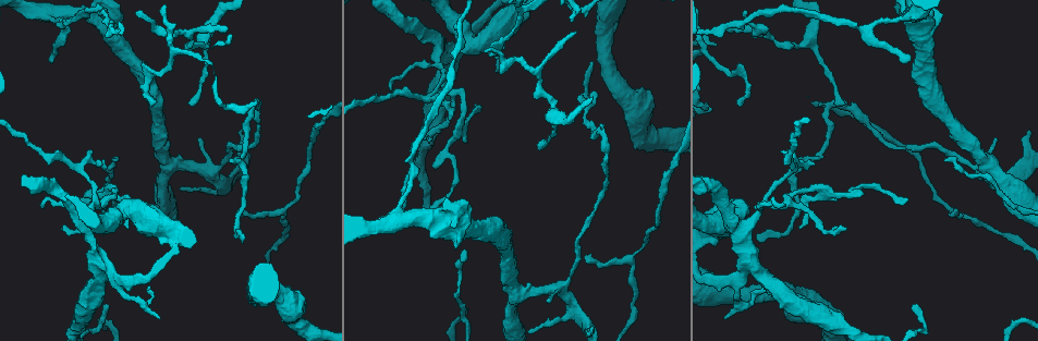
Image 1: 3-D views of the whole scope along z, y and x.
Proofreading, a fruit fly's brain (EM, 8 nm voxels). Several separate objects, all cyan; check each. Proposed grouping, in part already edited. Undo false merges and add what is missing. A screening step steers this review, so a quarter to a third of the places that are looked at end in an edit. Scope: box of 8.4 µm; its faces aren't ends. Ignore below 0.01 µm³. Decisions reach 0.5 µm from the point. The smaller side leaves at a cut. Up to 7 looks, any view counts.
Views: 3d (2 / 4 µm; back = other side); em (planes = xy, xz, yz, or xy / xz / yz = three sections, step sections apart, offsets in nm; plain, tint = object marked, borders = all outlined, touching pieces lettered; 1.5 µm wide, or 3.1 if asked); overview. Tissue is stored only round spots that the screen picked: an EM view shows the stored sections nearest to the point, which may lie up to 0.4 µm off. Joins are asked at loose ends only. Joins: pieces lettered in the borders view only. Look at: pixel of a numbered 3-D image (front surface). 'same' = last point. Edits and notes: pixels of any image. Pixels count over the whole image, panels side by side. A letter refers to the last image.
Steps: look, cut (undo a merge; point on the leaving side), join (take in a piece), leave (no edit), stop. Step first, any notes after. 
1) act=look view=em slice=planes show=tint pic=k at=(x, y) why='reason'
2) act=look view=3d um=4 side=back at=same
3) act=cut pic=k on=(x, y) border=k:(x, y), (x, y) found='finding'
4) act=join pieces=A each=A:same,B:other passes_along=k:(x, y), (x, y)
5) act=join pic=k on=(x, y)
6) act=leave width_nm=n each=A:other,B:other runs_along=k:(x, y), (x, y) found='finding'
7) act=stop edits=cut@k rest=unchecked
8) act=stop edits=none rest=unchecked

act=look view=3d um=4 pic=1 at=(811, 35) why='three arms meet'

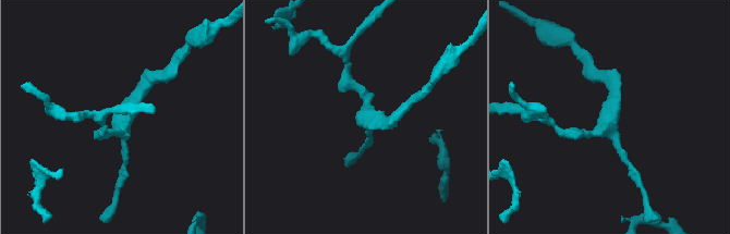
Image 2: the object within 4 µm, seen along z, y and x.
act=look view=em slice=xz step=4 show=tint pic=2 at=(122, 121) why='now the EM'

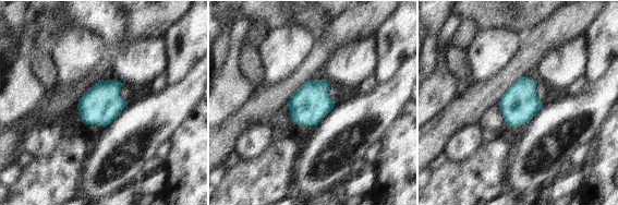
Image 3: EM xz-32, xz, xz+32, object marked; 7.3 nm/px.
act=look view=em slice=xz step=4 show=borders at=same

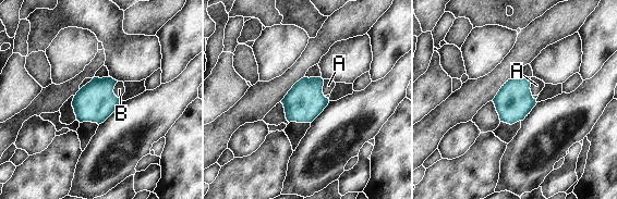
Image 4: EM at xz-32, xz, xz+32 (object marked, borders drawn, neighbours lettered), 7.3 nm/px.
act=leave each=A:other,B:other border=4:(117, 82), (113, 92), (120, 99) found='one cell here'

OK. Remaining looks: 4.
act=look view=3d um=4 pic=1 at=(51, 19) why='calibre changes'

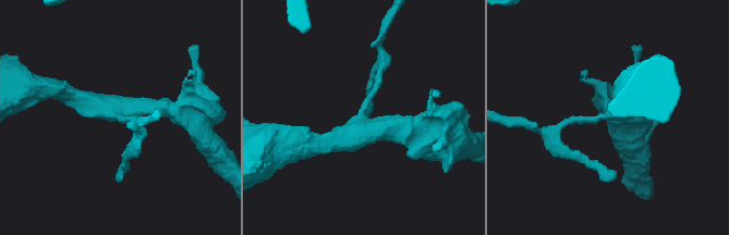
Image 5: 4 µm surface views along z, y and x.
act=look view=em slice=planes show=plain pic=5 at=(121, 115) why='now the EM'

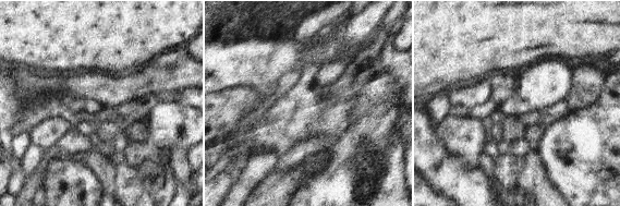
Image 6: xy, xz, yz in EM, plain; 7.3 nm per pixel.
act=look view=em slice=planes show=borders at=same why='see the neighbours'

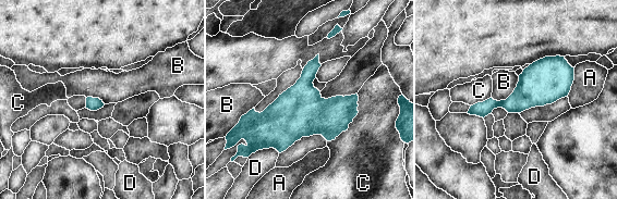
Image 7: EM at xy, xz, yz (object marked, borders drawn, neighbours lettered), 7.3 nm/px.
act=leave each=A:other,B:other,C:other,D:other arms=3 found='all the same cell'

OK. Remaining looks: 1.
act=stop edits=none rest=unchecked

